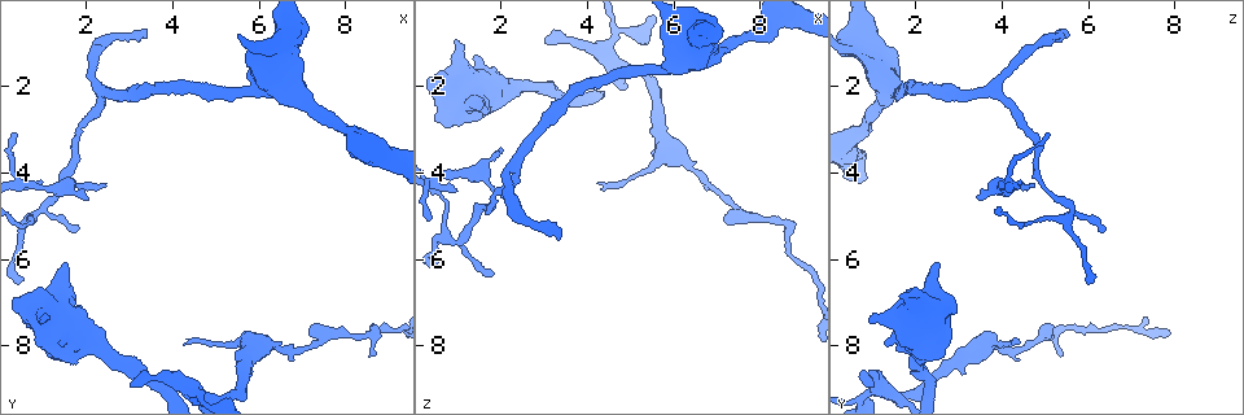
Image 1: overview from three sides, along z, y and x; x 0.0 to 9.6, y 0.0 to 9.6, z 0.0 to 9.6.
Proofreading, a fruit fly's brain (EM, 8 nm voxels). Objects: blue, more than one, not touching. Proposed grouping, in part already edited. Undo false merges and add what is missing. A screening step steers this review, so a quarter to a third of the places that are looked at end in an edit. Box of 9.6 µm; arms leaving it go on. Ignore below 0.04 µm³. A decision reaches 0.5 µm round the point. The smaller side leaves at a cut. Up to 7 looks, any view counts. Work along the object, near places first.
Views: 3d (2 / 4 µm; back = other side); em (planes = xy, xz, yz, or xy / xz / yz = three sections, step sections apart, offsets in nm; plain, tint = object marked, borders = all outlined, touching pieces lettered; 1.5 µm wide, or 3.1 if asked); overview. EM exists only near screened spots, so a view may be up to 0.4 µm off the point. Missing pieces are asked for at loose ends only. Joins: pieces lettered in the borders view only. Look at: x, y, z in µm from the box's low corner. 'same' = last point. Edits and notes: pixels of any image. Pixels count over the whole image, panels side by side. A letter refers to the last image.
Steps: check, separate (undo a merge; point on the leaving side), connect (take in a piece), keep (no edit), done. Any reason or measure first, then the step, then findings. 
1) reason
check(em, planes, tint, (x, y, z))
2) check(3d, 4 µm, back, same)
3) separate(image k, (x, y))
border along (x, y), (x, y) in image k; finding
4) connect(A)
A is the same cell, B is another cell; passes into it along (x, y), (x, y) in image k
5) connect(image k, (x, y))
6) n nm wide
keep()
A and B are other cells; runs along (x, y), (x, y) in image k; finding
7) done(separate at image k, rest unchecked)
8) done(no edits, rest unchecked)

free end
check(em, yz, step 8, borders, (7.00, 1.40, 1.15))

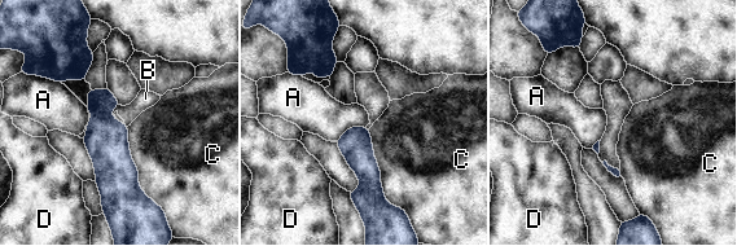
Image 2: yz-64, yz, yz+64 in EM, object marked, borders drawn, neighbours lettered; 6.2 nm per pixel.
check(em, planes, borders, same)

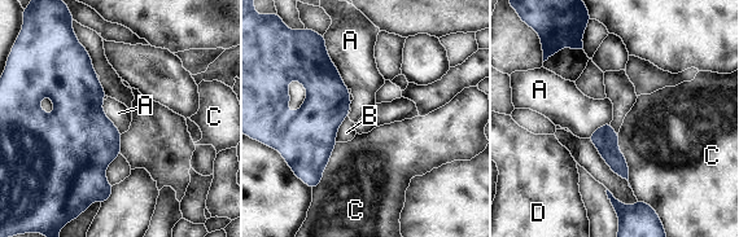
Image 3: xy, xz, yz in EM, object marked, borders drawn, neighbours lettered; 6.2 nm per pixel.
keep()
A, B, C and D are other cells; border along (617, 134), (629, 180) in image 3; no lettered piece goes on from it

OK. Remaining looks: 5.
branch stops here
check(3d, 2 µm, (1.75, 5.35, 6.40))

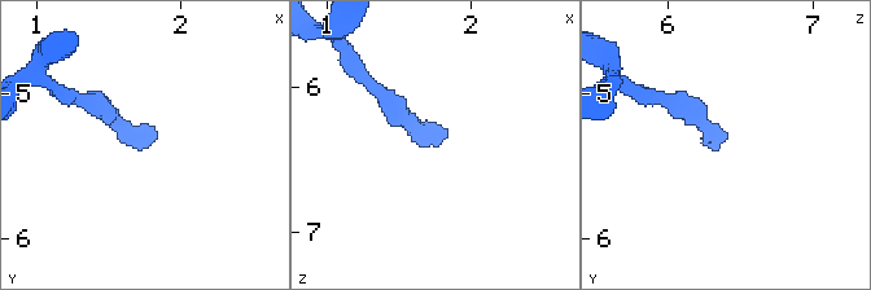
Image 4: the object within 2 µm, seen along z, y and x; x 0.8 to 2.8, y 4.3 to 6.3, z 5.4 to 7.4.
shape alone is not enough
check(em, yz, step 8, borders, (1.80, 5.34, 6.36))

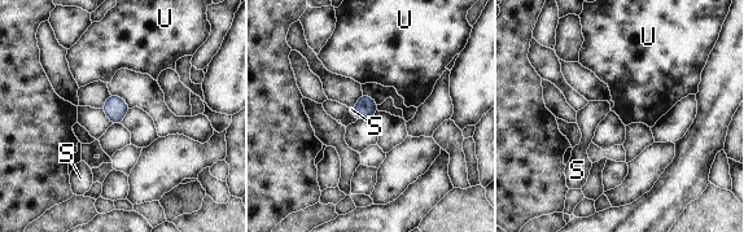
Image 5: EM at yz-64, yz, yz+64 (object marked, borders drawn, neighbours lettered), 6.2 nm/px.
U touches over 30 nm
keep()
S and U are other cells; border along (376, 105), (377, 109) in image 5; no lettered piece goes on from it

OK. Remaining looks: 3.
thin neck
check(em, planes, borders, (8.20, 7.80, 5.05))

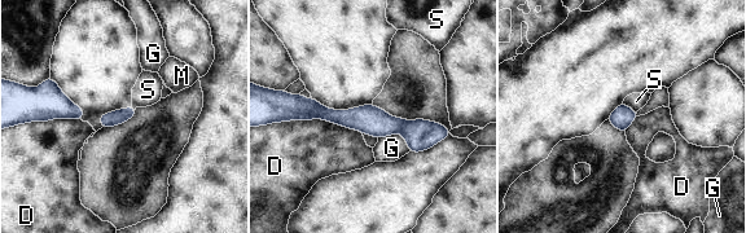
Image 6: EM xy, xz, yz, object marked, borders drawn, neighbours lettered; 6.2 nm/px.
keep()
D, G, M and S are other cells; border along (257, 126), (325, 119), (361, 133) in image 6; continuous, no second neuron

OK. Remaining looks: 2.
done(no edits, rest unchecked)

